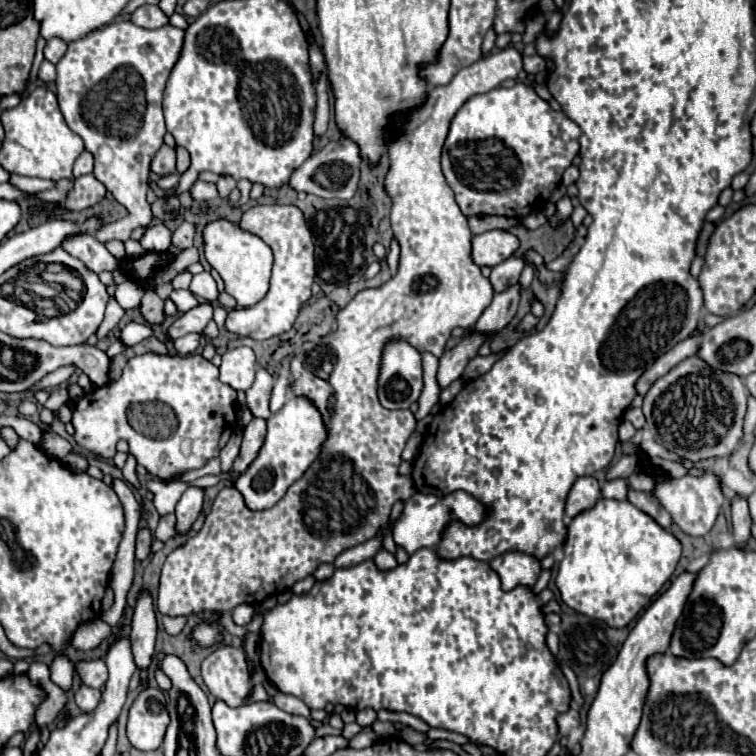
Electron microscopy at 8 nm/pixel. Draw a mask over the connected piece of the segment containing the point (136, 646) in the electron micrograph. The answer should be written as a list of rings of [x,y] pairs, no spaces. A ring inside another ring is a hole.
[[[141,589],[135,599],[133,617],[131,617],[131,645],[133,657],[137,667],[141,667],[141,681],[147,687],[145,669],[151,665],[151,657],[155,653],[155,635],[157,635],[157,621],[155,621],[155,607],[149,589]]]

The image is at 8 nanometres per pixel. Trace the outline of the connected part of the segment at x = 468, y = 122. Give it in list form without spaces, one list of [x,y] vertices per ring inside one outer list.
[[[517,83],[509,89],[497,87],[487,93],[473,95],[451,121],[451,129],[441,153],[441,167],[447,185],[455,193],[455,201],[465,217],[473,215],[505,215],[523,219],[549,203],[551,193],[561,185],[563,171],[573,163],[579,151],[579,129],[563,111],[553,111],[533,87]]]

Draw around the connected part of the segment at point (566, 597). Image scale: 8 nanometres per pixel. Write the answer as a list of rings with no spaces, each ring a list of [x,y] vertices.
[[[601,497],[591,509],[581,511],[567,525],[567,541],[563,545],[563,561],[559,563],[559,575],[555,585],[565,605],[587,617],[597,617],[609,627],[627,627],[643,609],[649,607],[651,599],[671,579],[681,557],[679,539],[663,529],[653,517],[631,505],[629,501]]]

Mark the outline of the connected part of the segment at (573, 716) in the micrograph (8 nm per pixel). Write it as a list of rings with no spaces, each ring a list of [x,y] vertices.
[[[569,709],[569,711],[561,713],[561,715],[557,717],[557,725],[559,725],[559,733],[561,733],[561,735],[567,735],[567,733],[571,731],[571,727],[579,725],[579,713],[577,713],[575,709]]]

